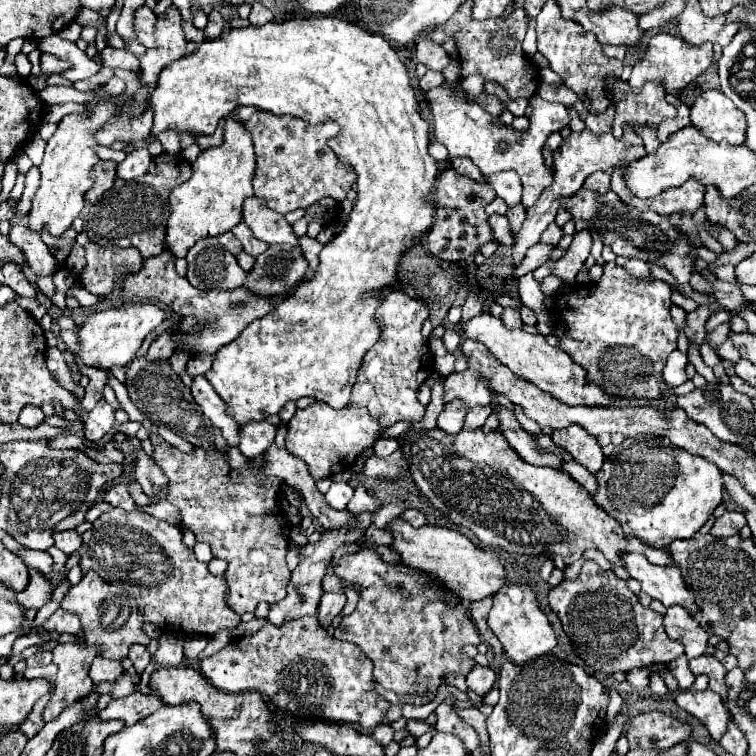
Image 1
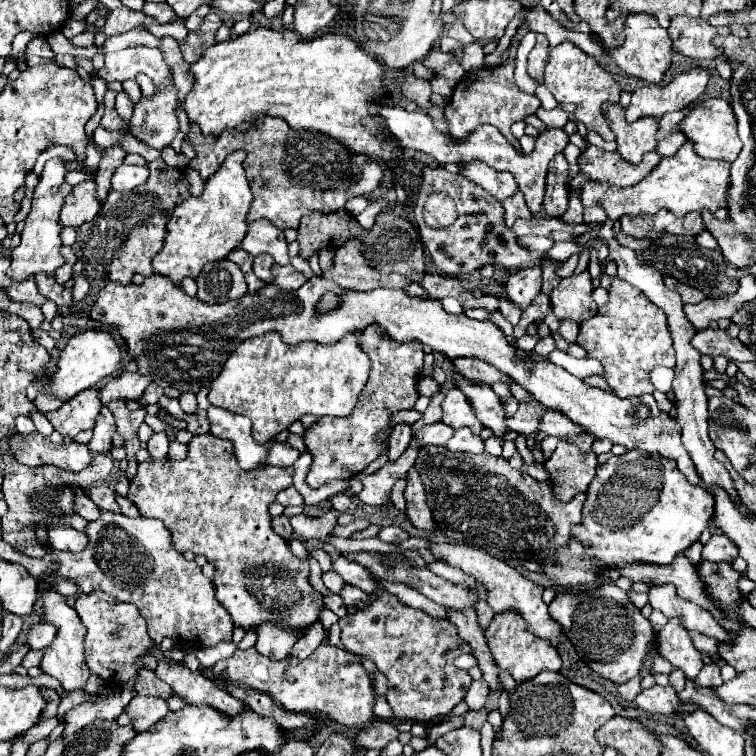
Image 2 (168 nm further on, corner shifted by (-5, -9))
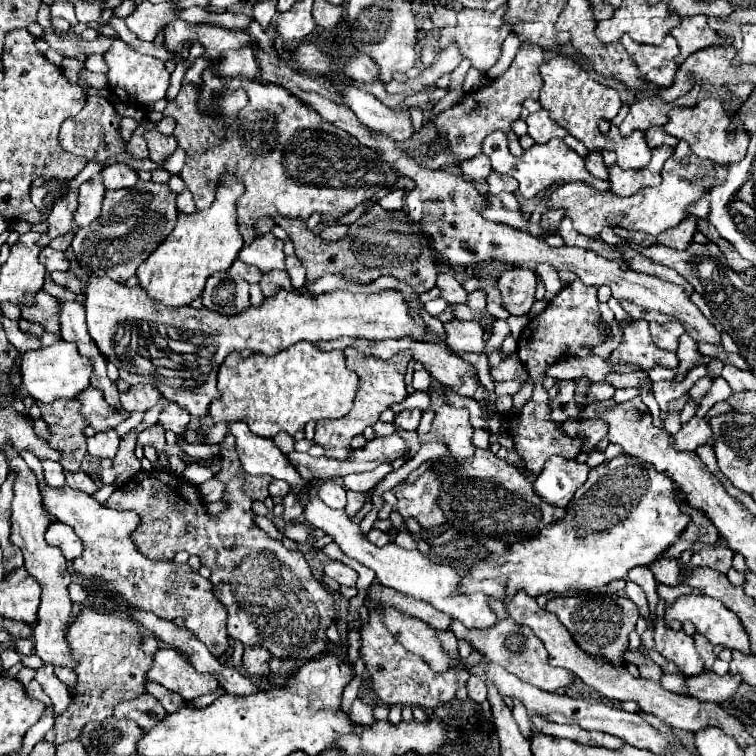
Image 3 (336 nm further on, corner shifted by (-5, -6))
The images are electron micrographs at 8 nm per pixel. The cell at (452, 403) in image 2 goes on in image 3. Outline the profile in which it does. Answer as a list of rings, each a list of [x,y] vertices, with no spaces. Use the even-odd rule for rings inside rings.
[[[443,403],[437,409],[437,415],[433,419],[433,427],[427,435],[419,437],[421,443],[433,439],[435,435],[445,437],[447,447],[455,459],[467,459],[475,453],[475,445],[471,441],[473,425],[469,423],[469,411],[457,409],[449,403]]]

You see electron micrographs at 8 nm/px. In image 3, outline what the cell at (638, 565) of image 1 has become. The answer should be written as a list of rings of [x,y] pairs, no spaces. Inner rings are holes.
[[[681,595],[677,597],[677,601],[673,605],[665,605],[665,625],[669,625],[671,621],[691,621],[695,625],[695,629],[705,635],[711,645],[725,645],[729,649],[737,649],[741,653],[749,653],[749,637],[739,621],[739,617],[729,611],[719,599],[711,599],[707,595]]]

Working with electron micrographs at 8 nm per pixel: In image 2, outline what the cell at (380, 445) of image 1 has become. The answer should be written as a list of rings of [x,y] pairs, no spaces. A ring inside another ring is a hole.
[[[396,424],[389,438],[389,460],[399,458],[399,454],[409,446],[411,438],[413,438],[411,424]]]

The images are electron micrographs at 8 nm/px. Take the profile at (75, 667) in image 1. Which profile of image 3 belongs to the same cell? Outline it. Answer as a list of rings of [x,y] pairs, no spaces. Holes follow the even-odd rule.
[[[7,449],[7,463],[9,463],[9,469],[17,473],[17,481],[13,485],[15,497],[11,503],[11,513],[13,513],[11,515],[11,541],[17,547],[21,547],[23,557],[25,557],[25,569],[39,581],[43,589],[37,621],[33,627],[35,655],[39,655],[43,663],[51,663],[53,667],[75,669],[79,661],[73,657],[71,647],[67,643],[67,627],[69,627],[71,611],[73,611],[73,601],[67,591],[67,585],[71,583],[69,563],[59,547],[51,547],[45,543],[45,531],[47,531],[49,519],[43,515],[43,509],[41,509],[41,493],[39,493],[35,473],[27,467],[23,457],[17,457],[13,453],[13,449]]]

